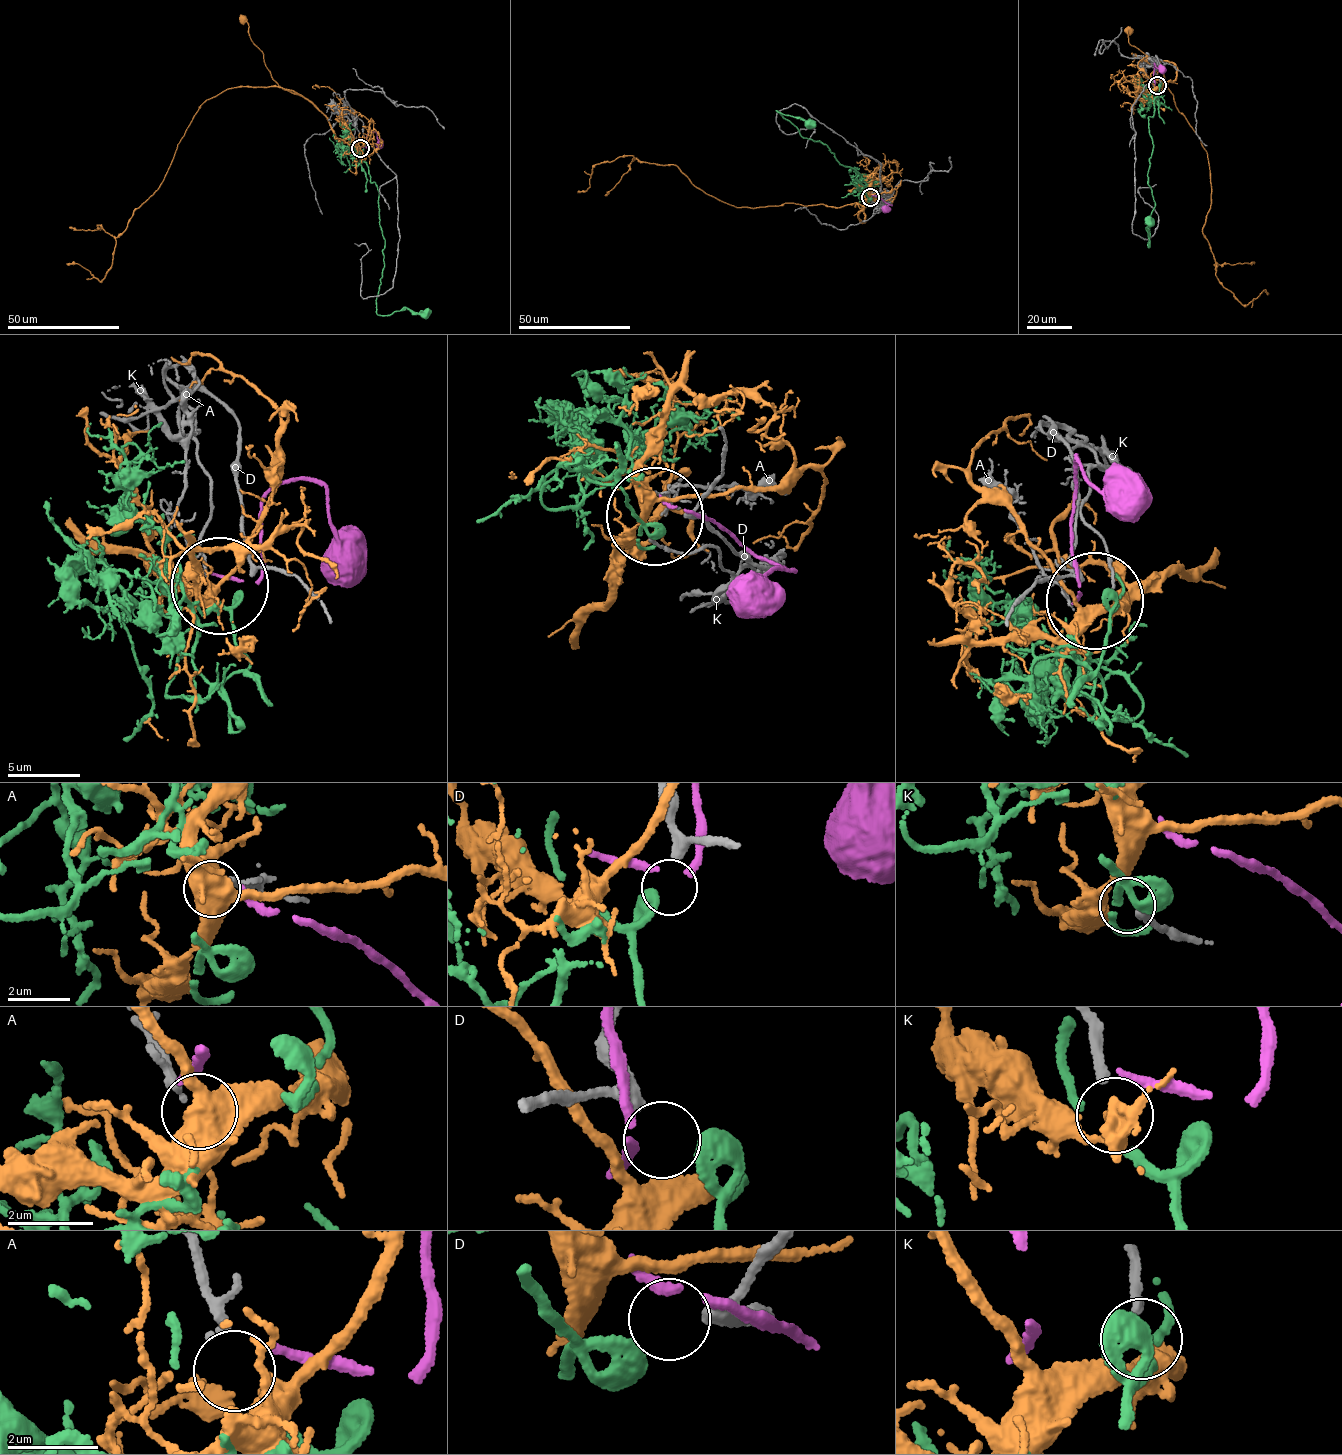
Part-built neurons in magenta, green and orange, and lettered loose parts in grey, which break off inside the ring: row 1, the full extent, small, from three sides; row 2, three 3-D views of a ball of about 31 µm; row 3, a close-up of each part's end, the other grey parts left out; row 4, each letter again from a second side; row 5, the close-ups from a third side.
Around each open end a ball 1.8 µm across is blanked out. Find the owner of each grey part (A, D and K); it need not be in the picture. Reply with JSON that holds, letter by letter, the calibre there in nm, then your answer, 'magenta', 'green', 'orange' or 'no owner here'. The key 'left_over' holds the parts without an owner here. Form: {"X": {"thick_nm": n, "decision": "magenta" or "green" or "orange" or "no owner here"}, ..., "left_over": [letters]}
{"A": {"thick_nm": 160, "decision": "orange"}, "D": {"thick_nm": 280, "decision": "no owner here"}, "K": {"thick_nm": 200, "decision": "green"}, "left_over": ["D"]}

